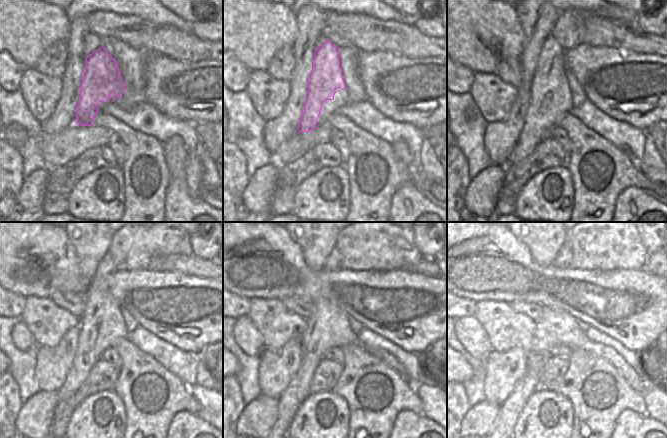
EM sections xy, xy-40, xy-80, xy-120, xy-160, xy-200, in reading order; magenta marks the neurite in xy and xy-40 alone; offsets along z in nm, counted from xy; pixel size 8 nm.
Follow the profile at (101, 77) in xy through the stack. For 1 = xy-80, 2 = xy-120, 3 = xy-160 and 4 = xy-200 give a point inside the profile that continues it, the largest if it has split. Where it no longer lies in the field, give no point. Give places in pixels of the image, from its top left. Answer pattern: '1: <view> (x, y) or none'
1: xy-80 (550, 74)
2: xy-120 (98, 303)
3: xy-160 (323, 311)
4: xy-200 (510, 409)

